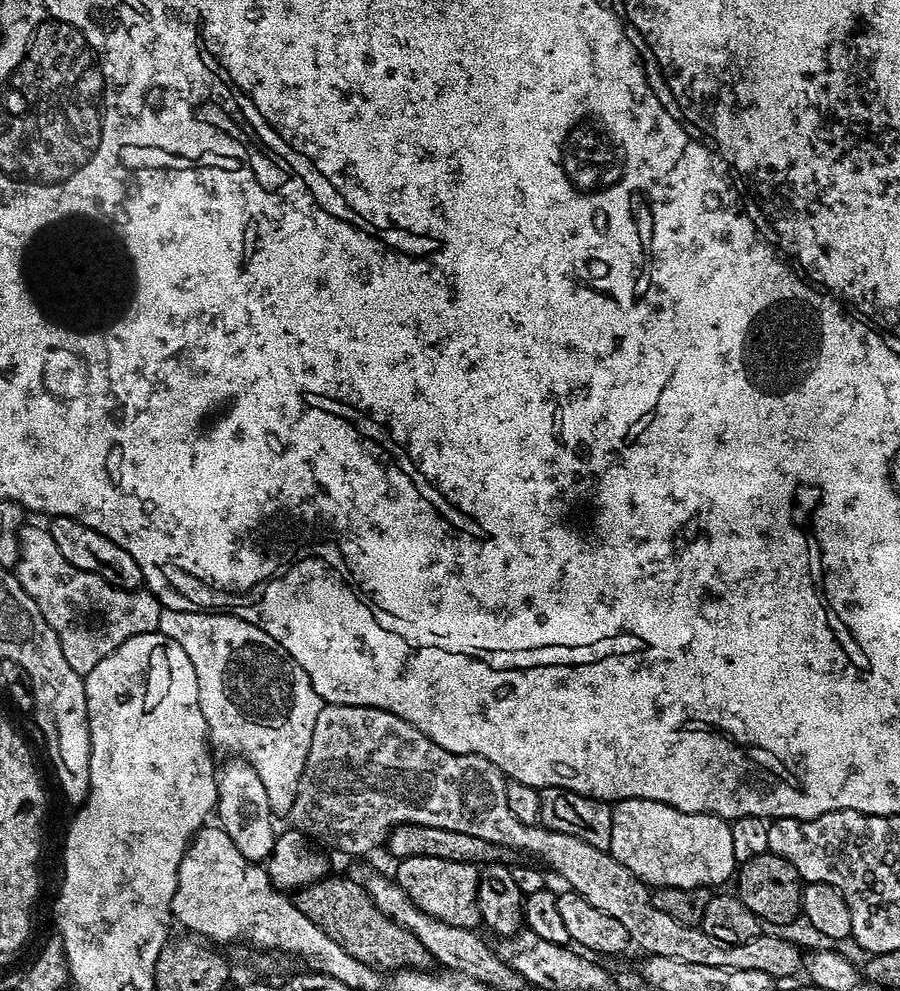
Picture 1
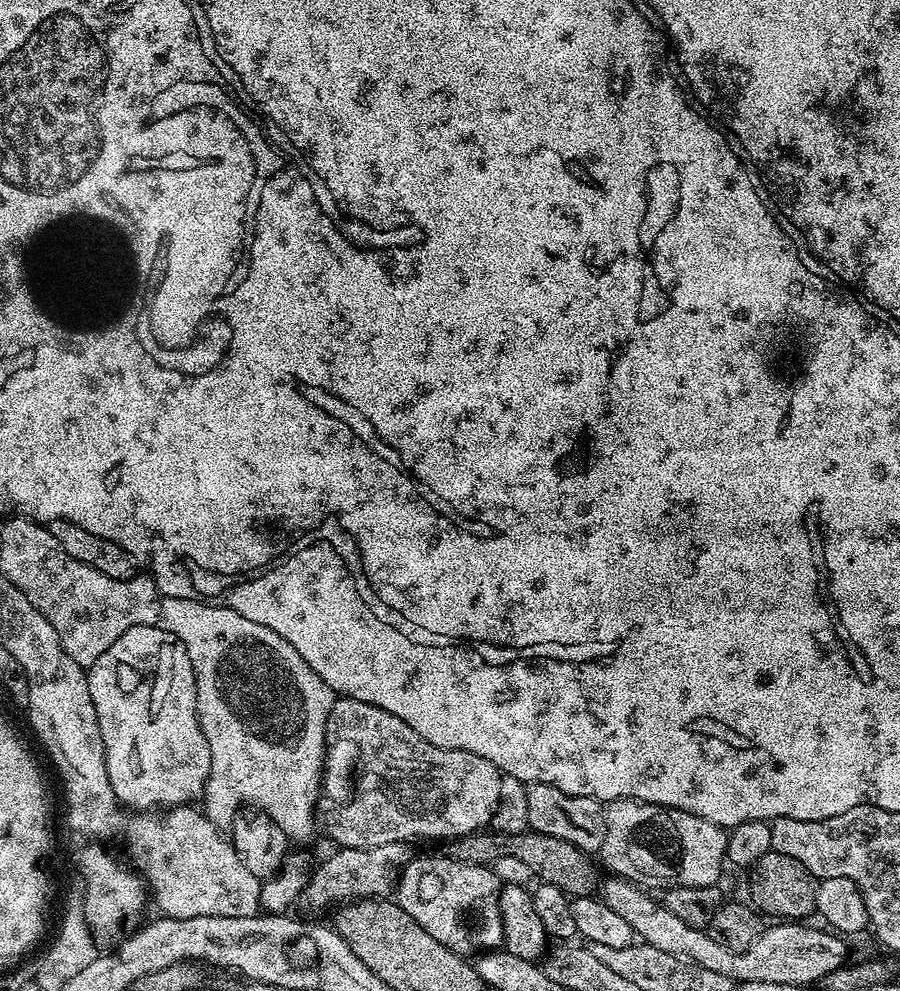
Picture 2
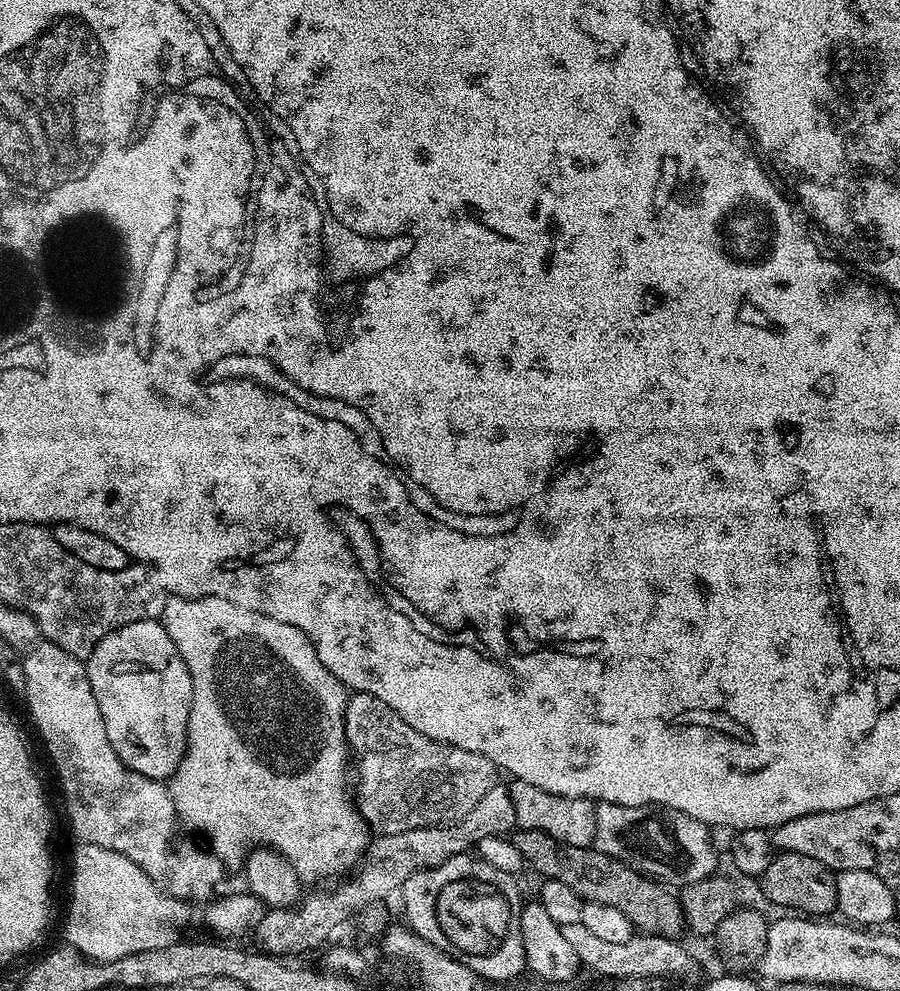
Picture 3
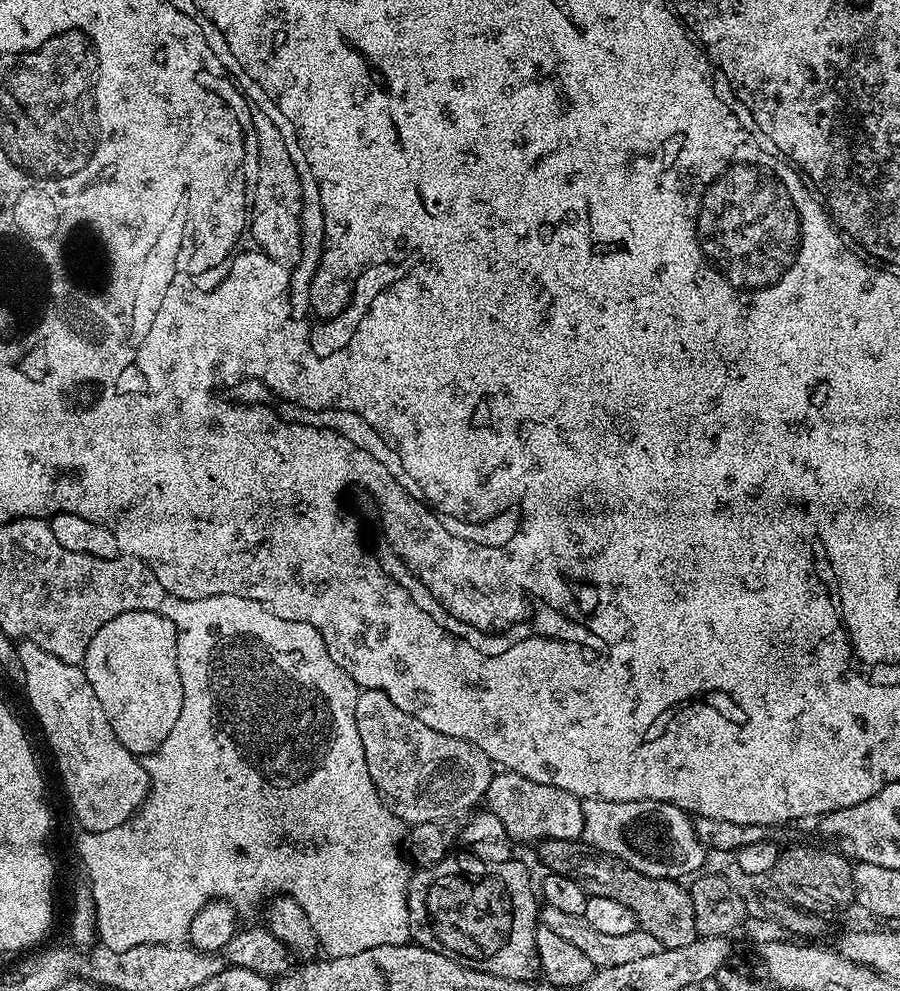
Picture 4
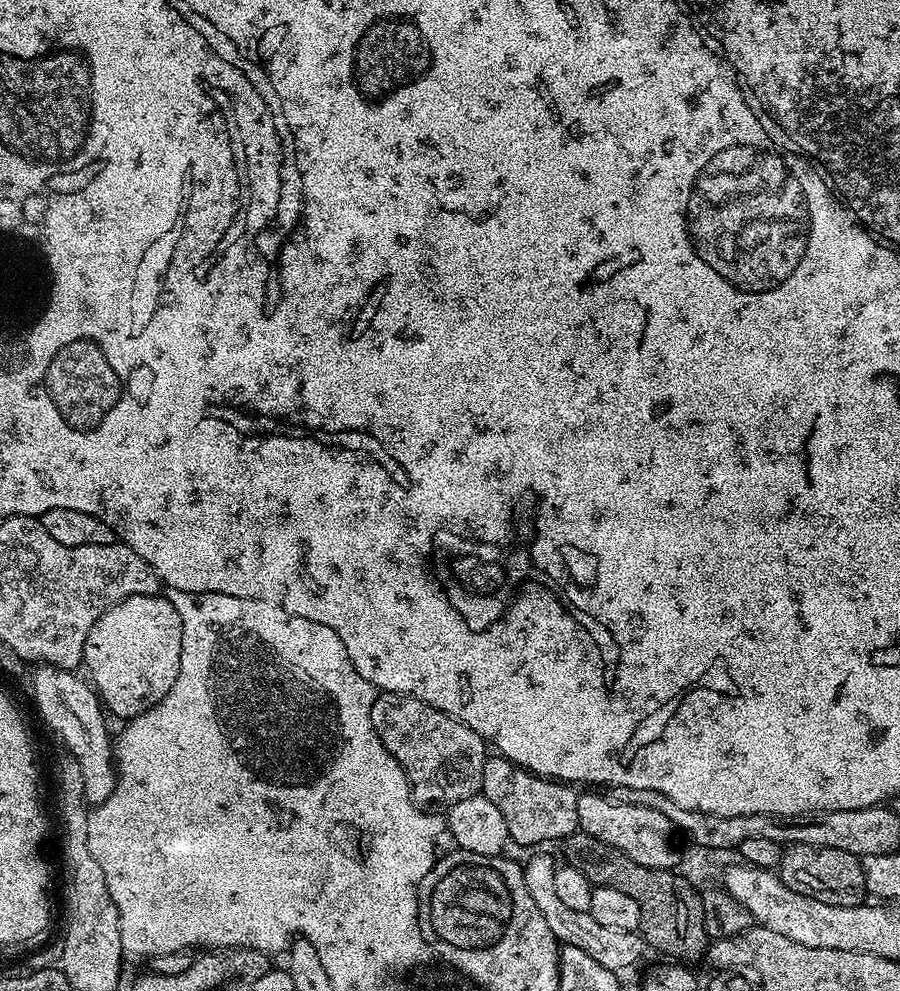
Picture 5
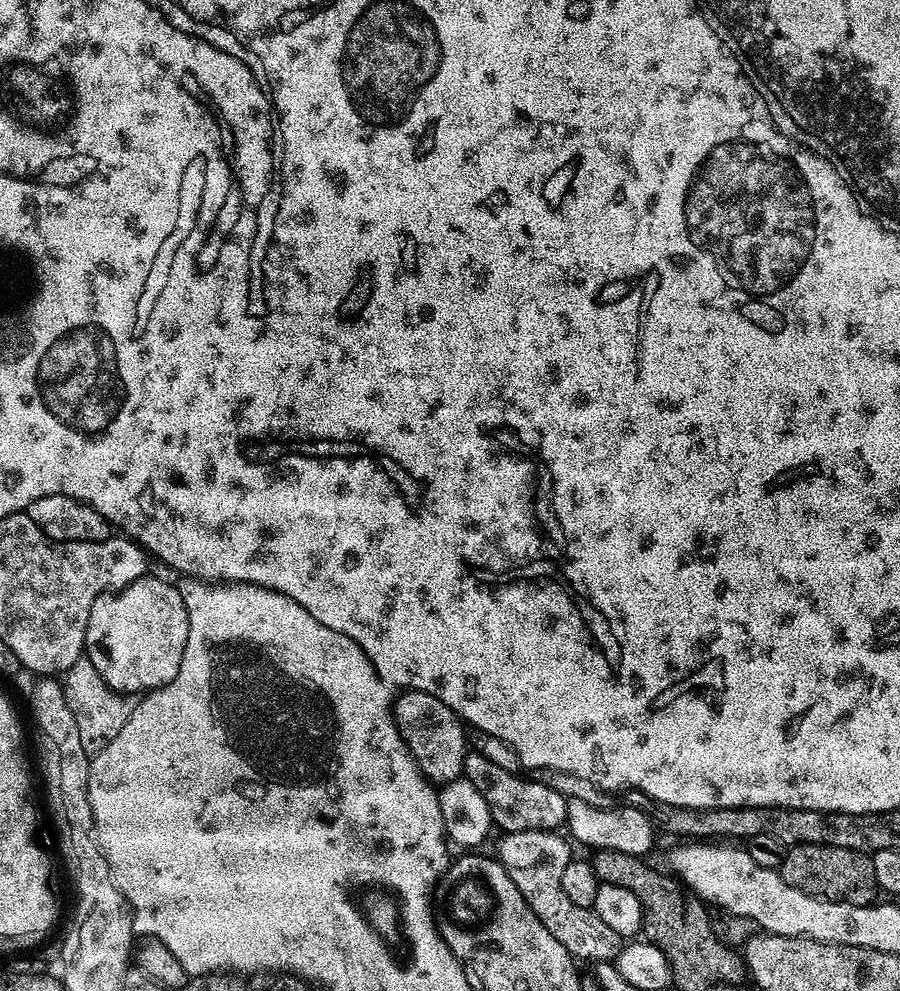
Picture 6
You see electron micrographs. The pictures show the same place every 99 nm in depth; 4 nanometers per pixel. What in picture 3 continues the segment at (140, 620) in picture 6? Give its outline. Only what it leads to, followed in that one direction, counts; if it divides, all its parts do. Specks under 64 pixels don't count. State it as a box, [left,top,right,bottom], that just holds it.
[86,620,192,781]

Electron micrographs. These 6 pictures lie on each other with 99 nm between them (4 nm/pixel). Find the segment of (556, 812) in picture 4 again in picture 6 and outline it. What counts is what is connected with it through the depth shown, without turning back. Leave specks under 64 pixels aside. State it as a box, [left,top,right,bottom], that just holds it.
[462,750,569,833]

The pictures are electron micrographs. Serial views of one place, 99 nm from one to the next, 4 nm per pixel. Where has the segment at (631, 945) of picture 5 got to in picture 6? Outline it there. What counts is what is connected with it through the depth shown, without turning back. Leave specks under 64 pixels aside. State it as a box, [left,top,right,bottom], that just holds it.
[499,830,622,962]

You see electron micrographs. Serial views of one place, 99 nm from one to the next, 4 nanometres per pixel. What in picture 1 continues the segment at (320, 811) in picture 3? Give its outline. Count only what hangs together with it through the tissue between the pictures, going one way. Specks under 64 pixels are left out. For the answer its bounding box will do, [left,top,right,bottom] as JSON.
[158,608,322,813]

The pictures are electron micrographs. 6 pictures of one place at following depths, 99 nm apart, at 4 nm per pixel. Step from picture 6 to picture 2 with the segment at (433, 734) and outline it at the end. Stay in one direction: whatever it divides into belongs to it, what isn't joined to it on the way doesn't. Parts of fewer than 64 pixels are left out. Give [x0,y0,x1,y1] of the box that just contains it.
[316,696,502,848]

